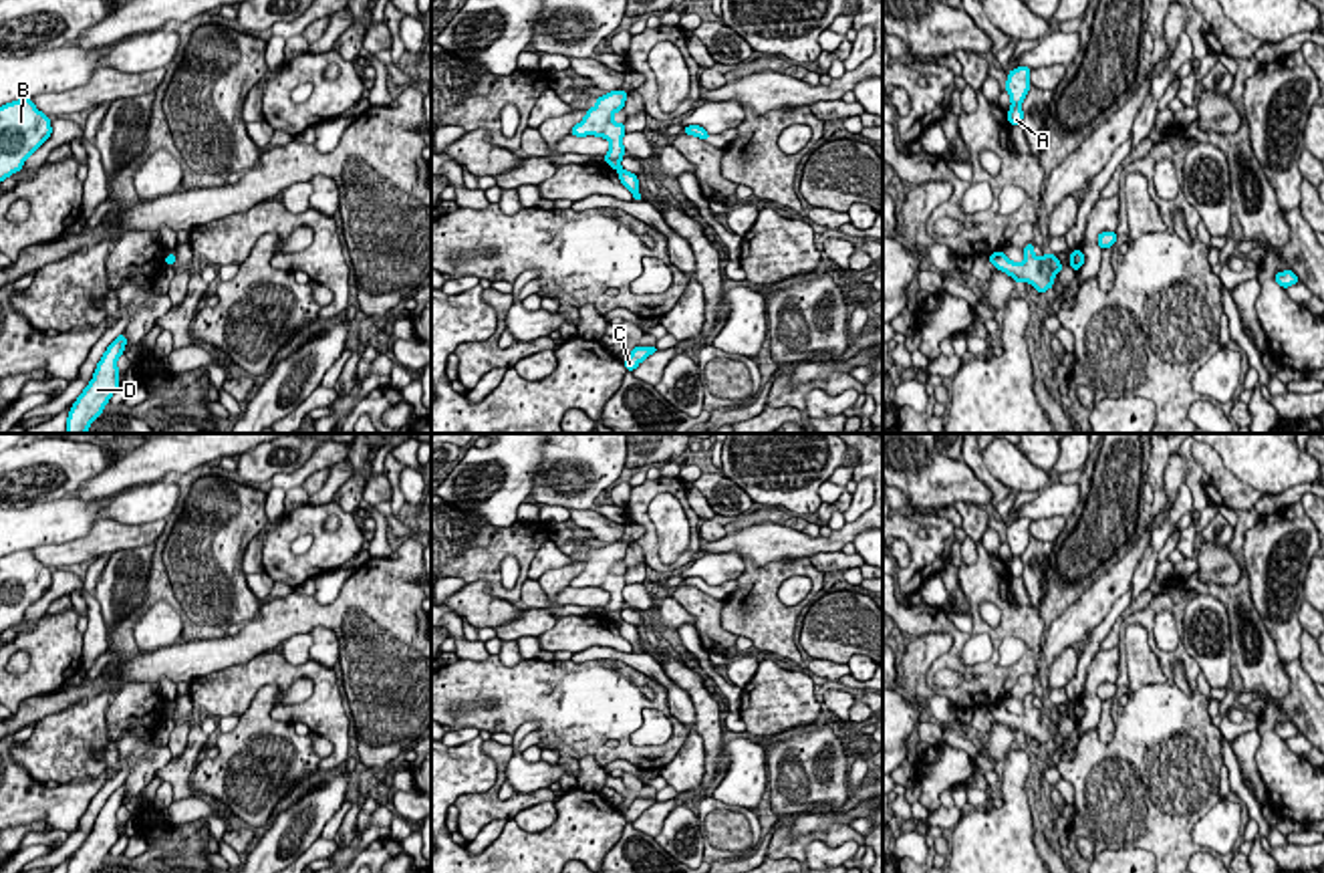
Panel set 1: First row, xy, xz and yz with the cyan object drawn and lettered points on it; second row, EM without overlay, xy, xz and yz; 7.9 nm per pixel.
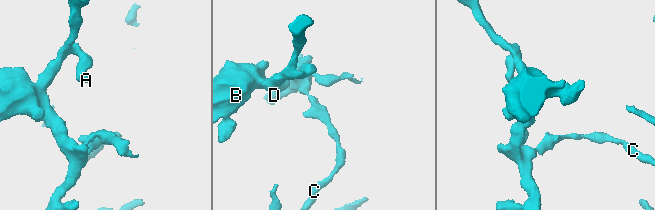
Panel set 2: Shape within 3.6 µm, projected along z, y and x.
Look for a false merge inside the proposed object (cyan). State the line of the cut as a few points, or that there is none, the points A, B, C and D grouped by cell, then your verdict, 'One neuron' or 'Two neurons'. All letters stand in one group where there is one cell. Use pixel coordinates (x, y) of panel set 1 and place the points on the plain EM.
Split along xy (166, 710), (170, 716). Groups: A B D / C. Two neurons

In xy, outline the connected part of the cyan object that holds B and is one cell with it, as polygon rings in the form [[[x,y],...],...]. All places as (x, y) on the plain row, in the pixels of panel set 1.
[[[18,550],[0,558],[0,633],[22,621],[52,585],[50,569],[32,550]]]

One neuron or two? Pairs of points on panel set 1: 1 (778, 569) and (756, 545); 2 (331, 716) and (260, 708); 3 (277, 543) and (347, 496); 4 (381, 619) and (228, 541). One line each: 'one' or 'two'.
1: two
2: two
3: two
4: two

